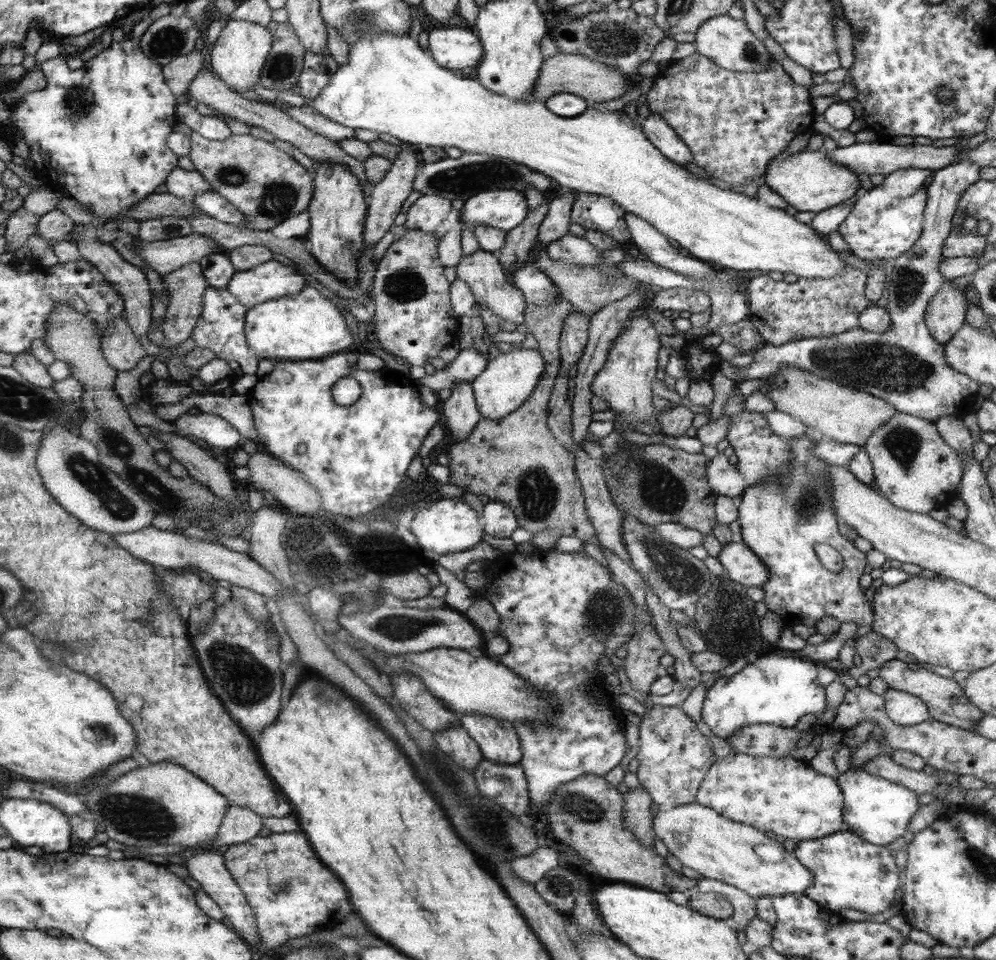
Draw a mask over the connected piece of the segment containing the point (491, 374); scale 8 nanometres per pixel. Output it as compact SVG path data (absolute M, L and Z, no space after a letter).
M524 348L511 352L500 353L489 360L486 370L472 381L476 404L479 405L483 417L492 420L502 419L511 412L518 410L532 394L543 378L547 363L538 349Z

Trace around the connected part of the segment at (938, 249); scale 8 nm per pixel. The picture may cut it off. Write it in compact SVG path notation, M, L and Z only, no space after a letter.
M956 160L956 164L948 164L946 168L934 171L934 177L931 184L926 188L926 208L924 208L924 218L922 220L922 234L916 241L916 244L898 258L894 258L894 270L887 277L887 305L884 306L890 315L890 330L879 334L863 331L860 327L852 328L848 332L831 335L830 337L808 337L806 339L788 341L780 346L764 344L752 354L754 361L748 368L736 367L740 372L742 380L736 380L736 383L745 380L754 380L754 378L765 379L770 375L776 374L780 366L798 367L807 369L808 372L815 373L826 379L832 379L839 383L860 389L862 392L872 393L882 400L890 401L900 412L920 417L921 419L934 423L940 416L963 416L968 413L975 413L974 401L979 396L979 384L970 377L956 372L947 363L945 344L940 343L932 336L931 329L926 323L927 308L943 290L943 284L947 278L940 272L939 268L945 259L943 248L947 242L948 235L953 231L953 216L960 196L964 194L966 188L976 184L980 180L978 172L980 166L974 162L966 160Z

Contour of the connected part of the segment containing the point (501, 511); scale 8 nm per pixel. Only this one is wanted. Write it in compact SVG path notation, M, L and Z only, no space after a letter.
M491 500L482 510L482 526L490 536L510 539L519 522L512 507Z

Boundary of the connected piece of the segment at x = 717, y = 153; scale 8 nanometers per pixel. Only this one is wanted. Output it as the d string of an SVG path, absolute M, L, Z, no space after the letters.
M694 52L688 58L663 65L654 77L645 104L652 114L660 114L667 124L682 138L695 154L695 164L708 175L728 182L744 184L765 174L768 164L786 150L798 134L813 134L814 112L810 92L806 96L804 85L798 86L776 61L769 70L758 73L734 73L720 68L710 58Z

